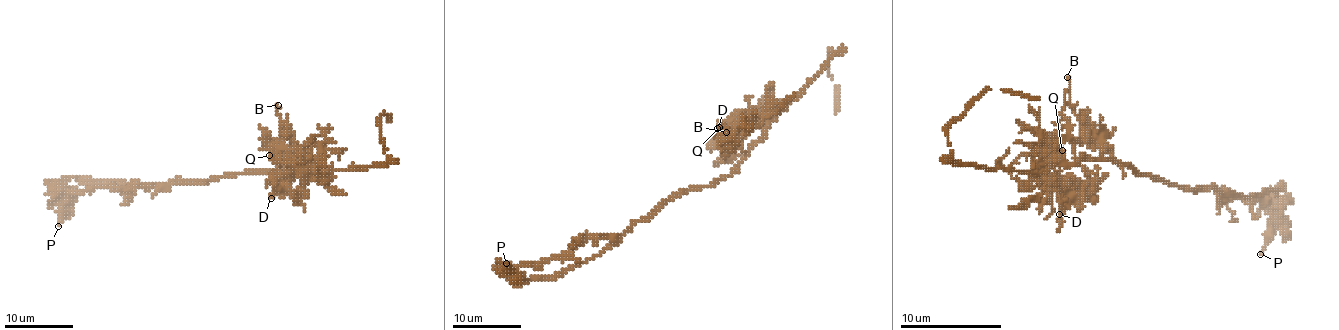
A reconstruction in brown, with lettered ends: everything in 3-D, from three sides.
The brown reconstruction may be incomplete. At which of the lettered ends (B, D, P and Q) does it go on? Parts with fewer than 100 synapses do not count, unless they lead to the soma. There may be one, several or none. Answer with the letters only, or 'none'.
none

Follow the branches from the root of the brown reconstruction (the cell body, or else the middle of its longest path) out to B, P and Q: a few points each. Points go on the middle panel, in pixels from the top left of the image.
B: (719, 180), (729, 175), (764, 135), (764, 123), (751, 125), (745, 132), (736, 128), (731, 137), (726, 132)
P: (719, 180), (675, 192), (618, 237), (584, 237), (567, 253), (539, 263), (518, 265), (515, 272), (506, 263)
Q: (719, 180), (729, 175), (764, 135), (764, 123), (751, 113), (743, 111), (717, 128)

